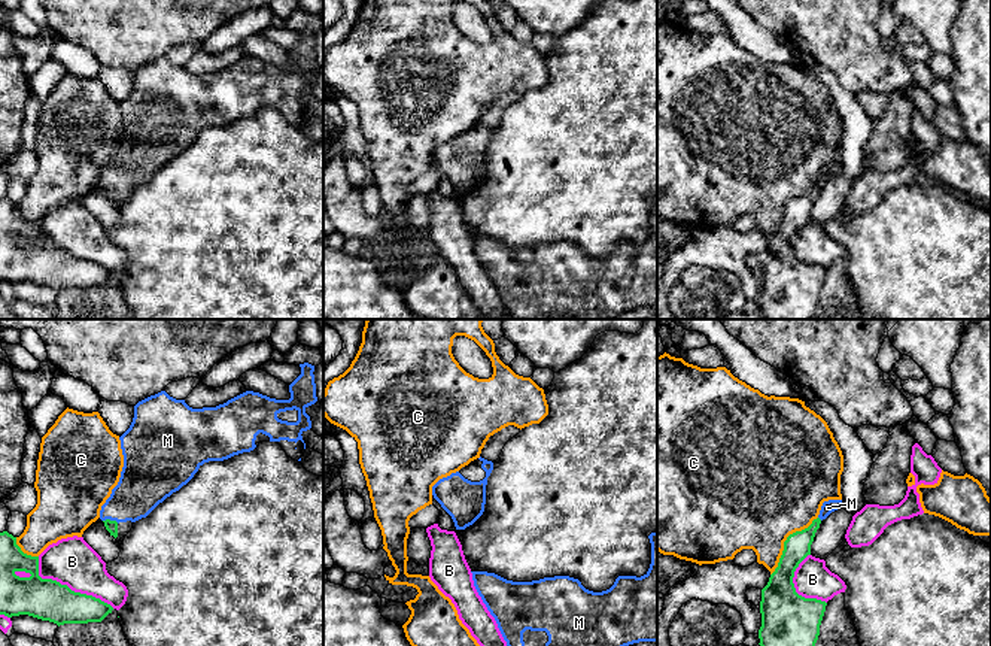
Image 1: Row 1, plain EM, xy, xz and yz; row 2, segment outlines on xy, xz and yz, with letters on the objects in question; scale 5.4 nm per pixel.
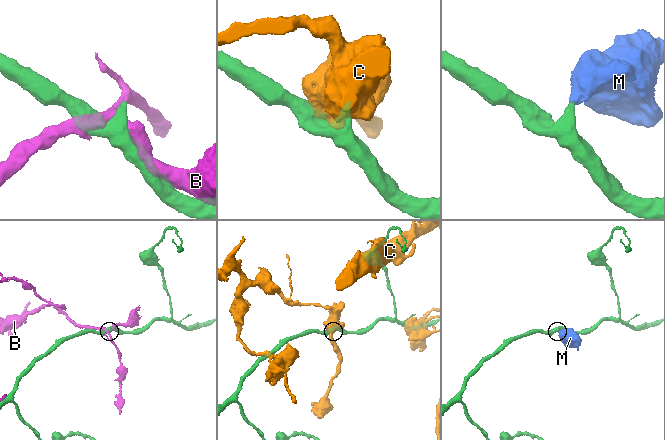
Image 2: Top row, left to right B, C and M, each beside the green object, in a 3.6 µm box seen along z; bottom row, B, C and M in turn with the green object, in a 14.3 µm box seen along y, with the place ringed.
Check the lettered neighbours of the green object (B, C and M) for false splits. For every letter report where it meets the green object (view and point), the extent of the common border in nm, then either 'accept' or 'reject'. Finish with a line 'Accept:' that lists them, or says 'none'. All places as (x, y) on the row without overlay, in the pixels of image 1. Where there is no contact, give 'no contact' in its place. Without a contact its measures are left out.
B: contact xy (66, 251); length 500 nm; reject
C: contact yz (784, 208); length 400 nm; reject
M: contact xy (109, 185); length 90 nm; accept
Accept: M

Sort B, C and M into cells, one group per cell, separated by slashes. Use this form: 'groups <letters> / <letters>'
groups B / C / M

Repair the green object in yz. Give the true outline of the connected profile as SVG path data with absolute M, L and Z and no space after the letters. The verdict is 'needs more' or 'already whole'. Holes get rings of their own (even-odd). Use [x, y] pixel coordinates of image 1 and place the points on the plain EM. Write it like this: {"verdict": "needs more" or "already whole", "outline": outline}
{"verdict": "needs more", "outline": "M842 166L824 167L818 184L784 207L778 233L762 255L759 310L766 319L812 319L827 269L799 261L793 243L799 230L811 221L821 186L839 173Z"}

